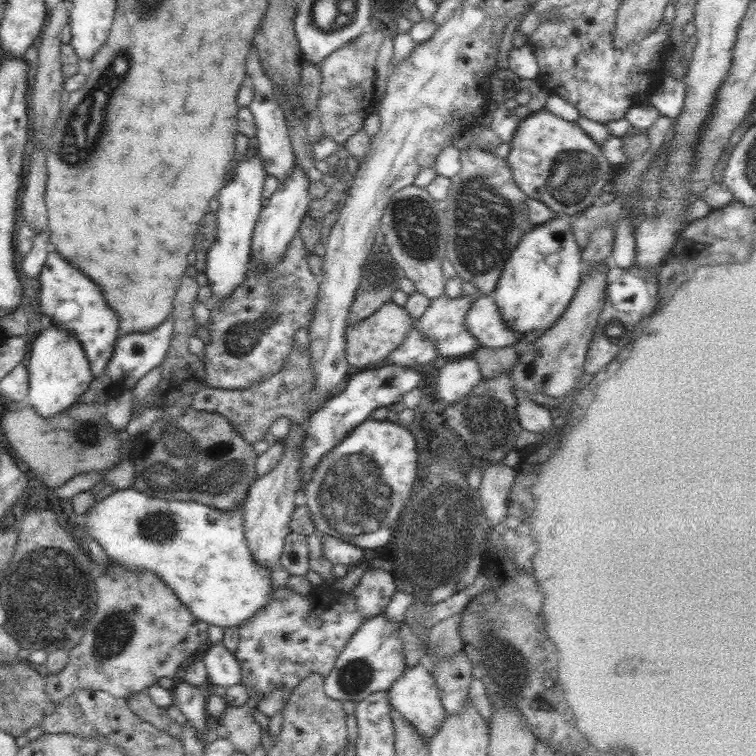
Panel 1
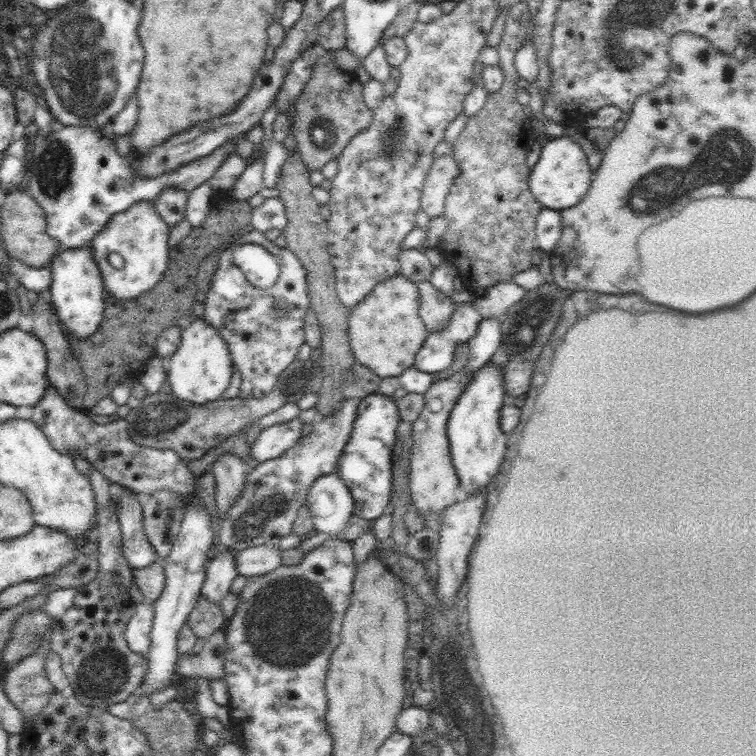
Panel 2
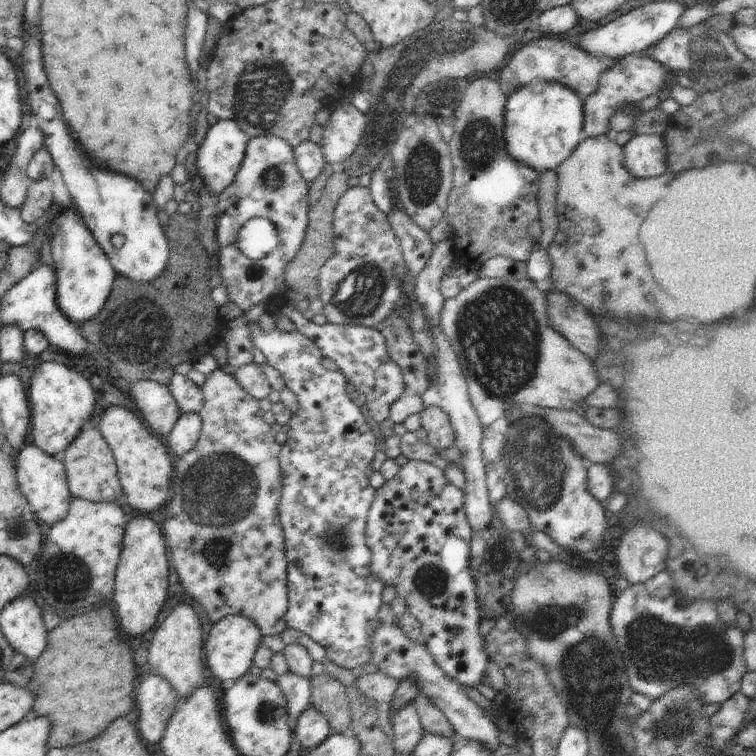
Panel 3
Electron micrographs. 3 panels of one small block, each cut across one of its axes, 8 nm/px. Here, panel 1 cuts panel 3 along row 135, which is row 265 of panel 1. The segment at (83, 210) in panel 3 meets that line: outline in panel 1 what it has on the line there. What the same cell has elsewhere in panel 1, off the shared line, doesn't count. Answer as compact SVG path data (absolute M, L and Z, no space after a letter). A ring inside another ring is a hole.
M50 252L48 260L41 269L38 281L40 289L40 312L48 316L54 326L70 332L82 346L88 357L93 378L106 374L106 365L114 355L114 346L118 336L118 320L114 312L104 304L100 288L92 284L80 270L72 268L60 254Z

